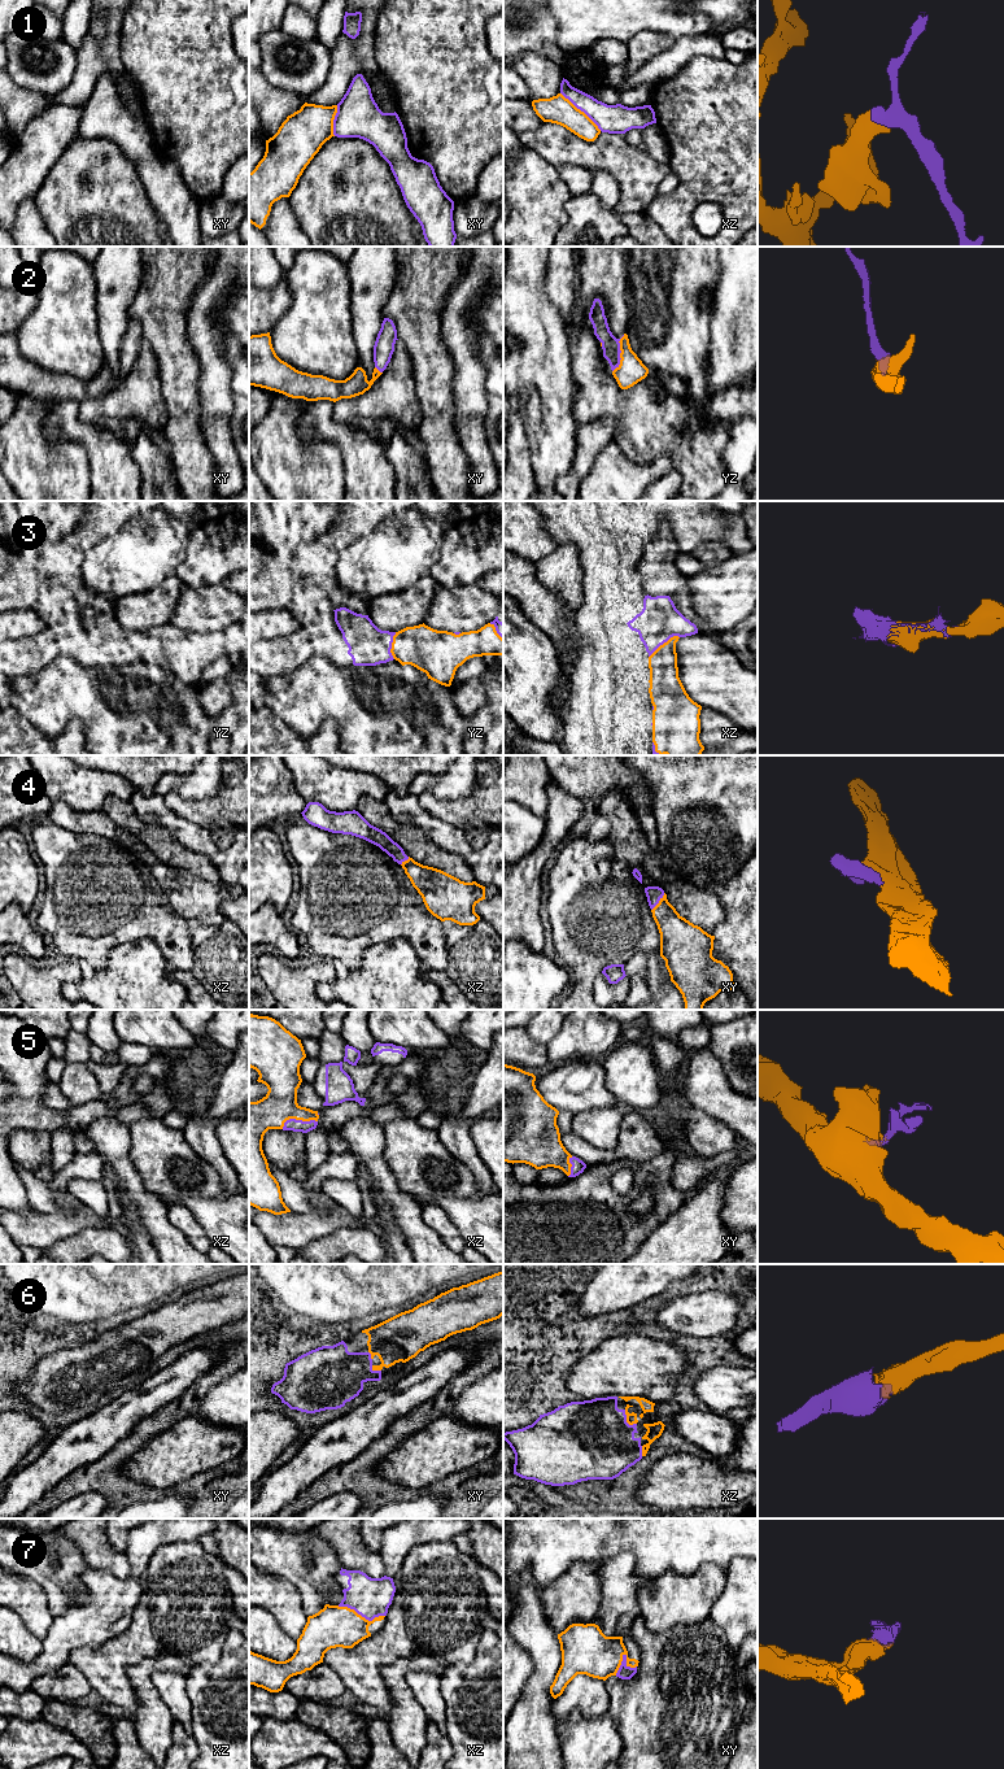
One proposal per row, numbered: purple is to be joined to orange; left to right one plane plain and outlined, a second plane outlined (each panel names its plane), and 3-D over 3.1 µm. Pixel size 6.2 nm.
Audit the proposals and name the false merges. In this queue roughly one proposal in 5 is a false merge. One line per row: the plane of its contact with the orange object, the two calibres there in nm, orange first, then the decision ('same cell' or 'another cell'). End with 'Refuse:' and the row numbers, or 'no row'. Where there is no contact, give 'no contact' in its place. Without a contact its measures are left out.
1: meets orange in xz; 170 nm thick on the orange side, 180 nm on the other; another cell
2: meets orange in yz; 160 nm thick on the orange side, 110 nm on the other; same cell
3: meets orange in xz; 190 nm thick on the orange side, 260 nm on the other; same cell
4: meets orange in xy; 240 nm thick on the orange side, 100 nm on the other; same cell
5: meets orange in xz; 200 nm thick on the orange side, 80 nm on the other; same cell
6: meets orange in xz; 60 nm thick on the orange side, 480 nm on the other; same cell
7: meets orange in xz; 260 nm thick on the orange side, 240 nm on the other; same cell
Refuse: 1

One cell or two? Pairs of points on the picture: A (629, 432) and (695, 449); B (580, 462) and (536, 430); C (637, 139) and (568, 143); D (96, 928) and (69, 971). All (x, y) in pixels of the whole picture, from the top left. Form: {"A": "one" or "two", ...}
{"A": "one", "B": "two", "C": "two", "D": "two"}

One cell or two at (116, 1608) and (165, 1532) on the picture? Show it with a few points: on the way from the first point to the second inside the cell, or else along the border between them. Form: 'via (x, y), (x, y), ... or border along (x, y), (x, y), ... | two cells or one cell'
via (127, 1589), (134, 1578), (138, 1556), (145, 1549) | one cell

